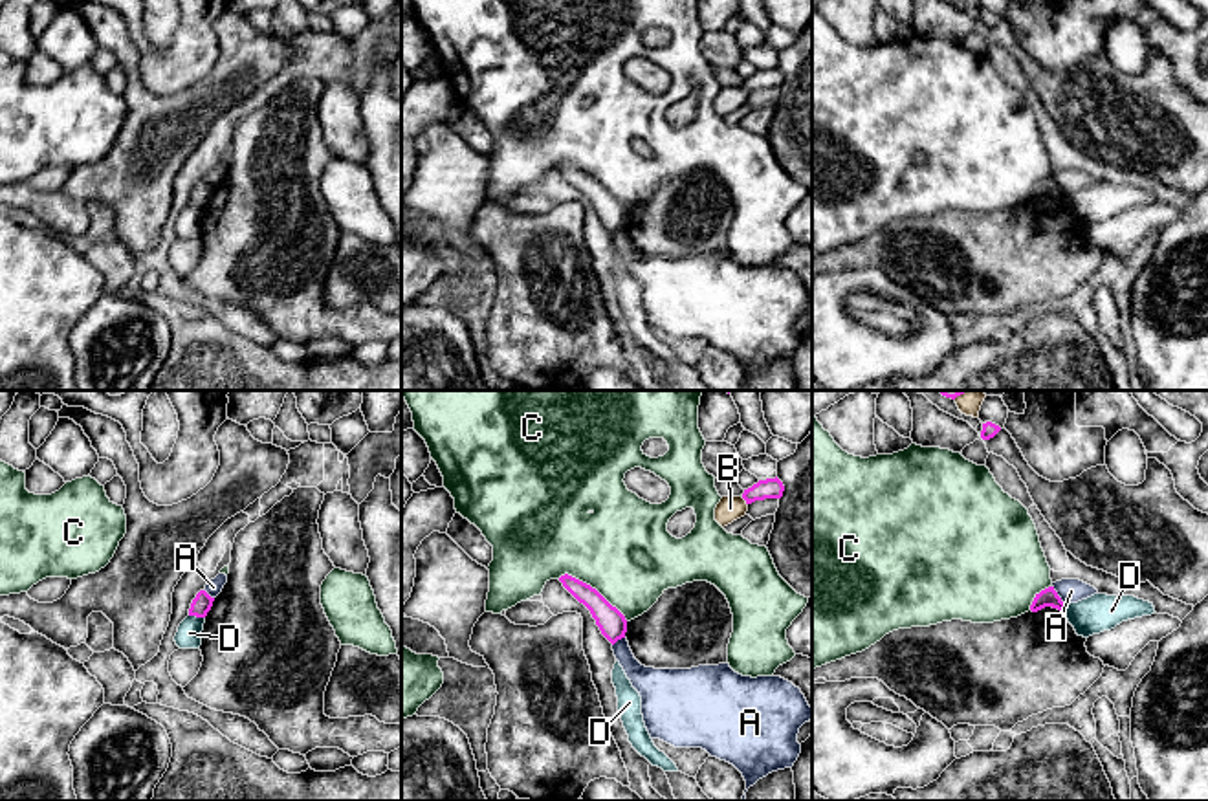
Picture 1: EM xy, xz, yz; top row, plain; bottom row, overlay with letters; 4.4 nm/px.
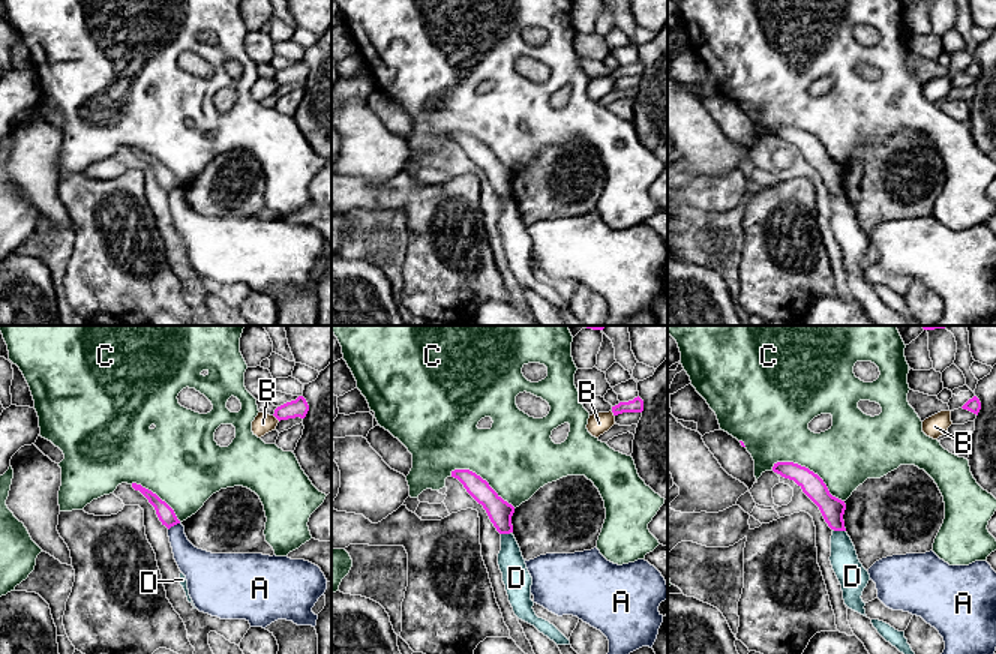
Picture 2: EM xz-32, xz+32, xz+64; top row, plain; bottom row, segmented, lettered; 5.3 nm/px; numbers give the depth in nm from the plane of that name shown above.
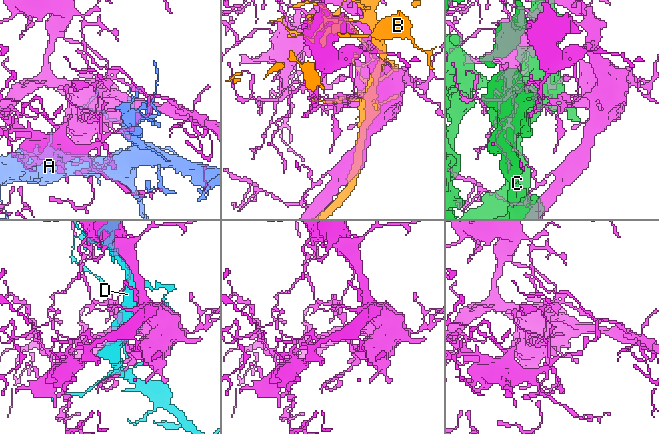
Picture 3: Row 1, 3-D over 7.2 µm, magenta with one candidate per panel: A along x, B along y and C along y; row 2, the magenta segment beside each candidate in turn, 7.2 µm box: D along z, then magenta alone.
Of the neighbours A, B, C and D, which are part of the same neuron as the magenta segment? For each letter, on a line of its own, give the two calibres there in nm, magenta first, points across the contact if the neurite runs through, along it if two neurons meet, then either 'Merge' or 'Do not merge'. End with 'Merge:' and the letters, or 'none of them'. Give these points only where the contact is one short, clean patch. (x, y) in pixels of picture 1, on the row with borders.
A: Thickness 80 nm (magenta) against 110 nm. Do not merge
B: Thickness 100 nm (magenta) against 110 nm. Do not merge
C: Thickness 120 nm (magenta) against 420 nm. Do not merge
D: Thickness 90 nm (magenta) against 110 nm. Do not merge
Merge: none of them

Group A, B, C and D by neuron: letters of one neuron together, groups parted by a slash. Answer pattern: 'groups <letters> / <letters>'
groups A / B / C / D

